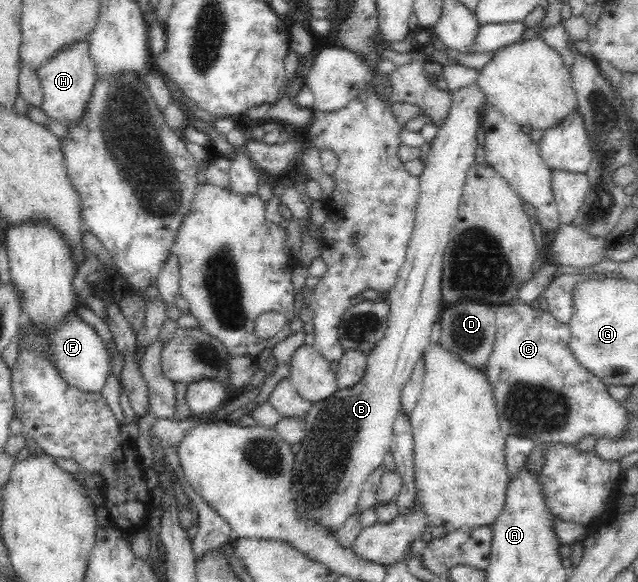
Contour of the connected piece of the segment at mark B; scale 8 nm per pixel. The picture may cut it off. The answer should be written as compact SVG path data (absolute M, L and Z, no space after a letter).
M475 83L464 86L452 94L451 108L438 127L437 135L431 140L431 148L424 168L419 175L419 197L415 212L412 234L407 246L403 265L396 277L396 286L387 298L390 305L388 330L385 338L367 355L367 370L360 382L350 388L340 389L332 396L312 403L305 419L305 438L300 442L301 450L295 454L292 477L293 502L296 503L296 516L319 524L326 532L336 532L338 528L357 512L360 490L368 475L383 464L386 452L390 451L393 426L401 409L401 392L408 382L416 364L422 358L430 342L431 330L439 323L441 313L446 308L441 292L443 254L450 240L450 232L456 222L457 210L465 185L468 167L475 162L476 128L480 126L479 108L485 102L485 95Z

